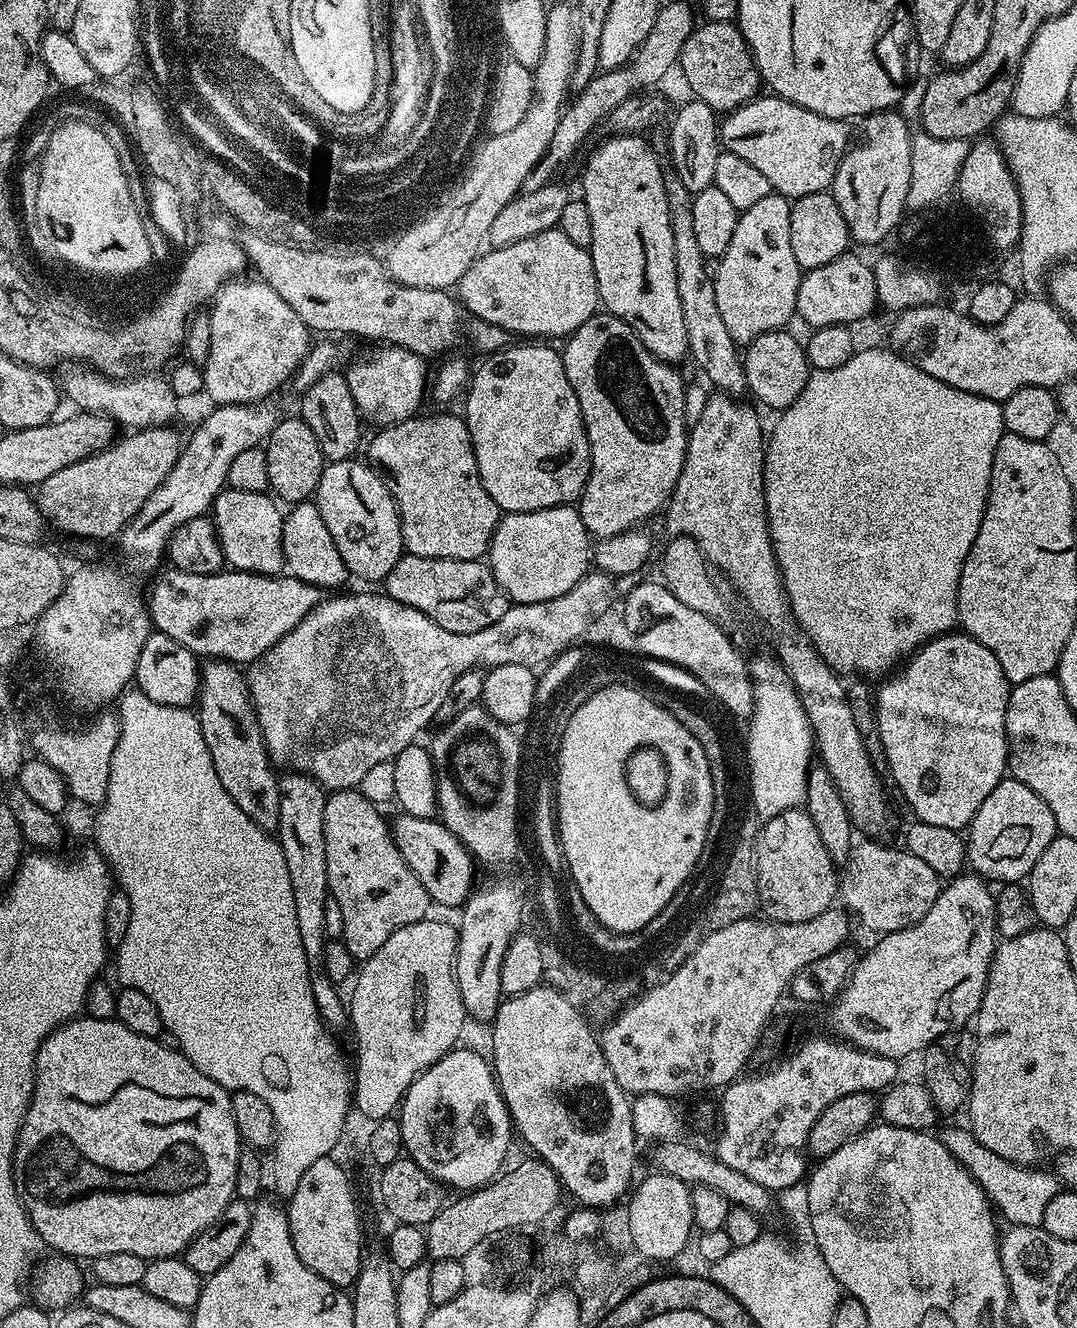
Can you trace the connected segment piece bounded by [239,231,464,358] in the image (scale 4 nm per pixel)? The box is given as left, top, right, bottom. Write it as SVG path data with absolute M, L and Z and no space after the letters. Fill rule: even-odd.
M245 231L239 237L247 261L256 266L255 275L263 283L269 284L302 318L302 322L313 333L316 332L349 332L352 336L369 336L376 342L387 342L397 348L405 348L425 358L436 356L439 352L448 352L460 340L464 324L460 321L462 308L455 299L448 297L447 291L438 288L415 288L400 284L388 275L387 269L380 260L368 253L320 252L318 249L297 247L294 244L270 242L266 237L250 234Z

